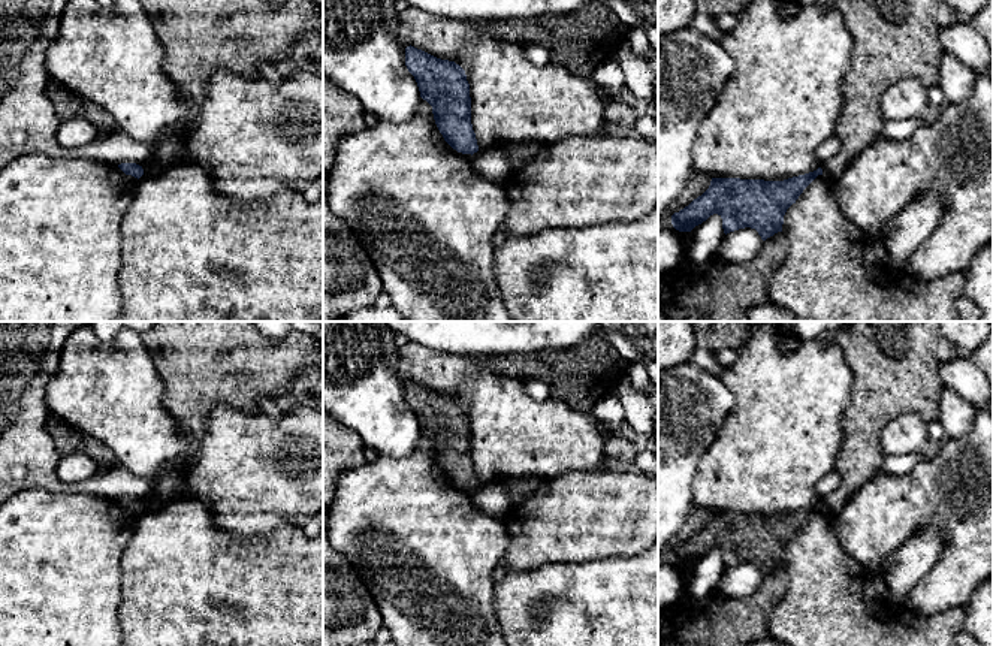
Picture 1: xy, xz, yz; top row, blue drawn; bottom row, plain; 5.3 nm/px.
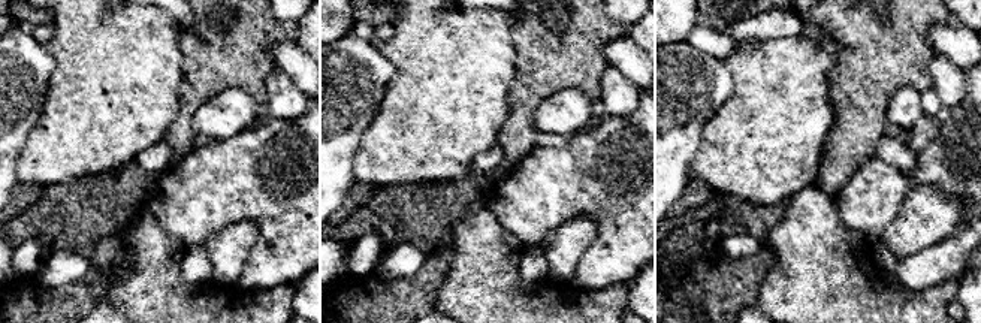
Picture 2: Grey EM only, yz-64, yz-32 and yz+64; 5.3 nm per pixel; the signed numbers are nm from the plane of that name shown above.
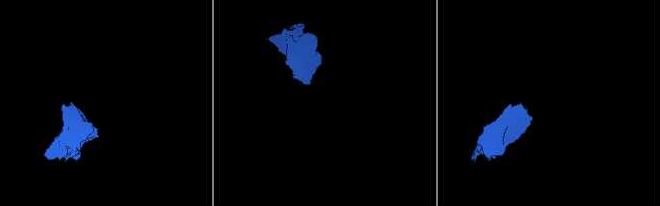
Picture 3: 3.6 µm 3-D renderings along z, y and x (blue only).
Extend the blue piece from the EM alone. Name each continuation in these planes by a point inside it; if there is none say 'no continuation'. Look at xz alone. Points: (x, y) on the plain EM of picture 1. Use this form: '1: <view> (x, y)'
no continuation

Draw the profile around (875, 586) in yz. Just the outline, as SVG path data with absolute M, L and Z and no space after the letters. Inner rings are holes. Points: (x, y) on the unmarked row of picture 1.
M879 571L869 573L863 586L863 595L866 600L876 600L888 595L887 583Z

